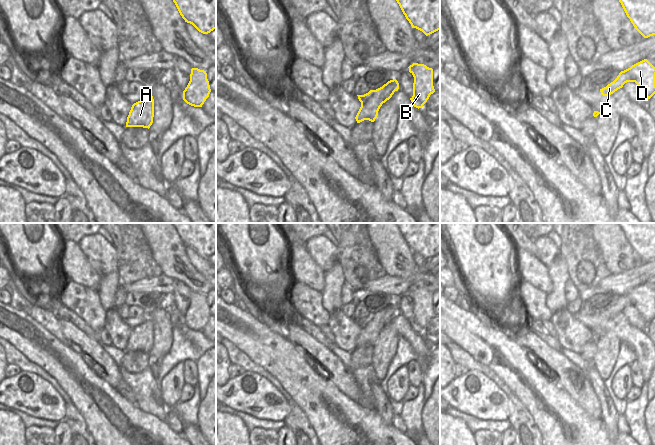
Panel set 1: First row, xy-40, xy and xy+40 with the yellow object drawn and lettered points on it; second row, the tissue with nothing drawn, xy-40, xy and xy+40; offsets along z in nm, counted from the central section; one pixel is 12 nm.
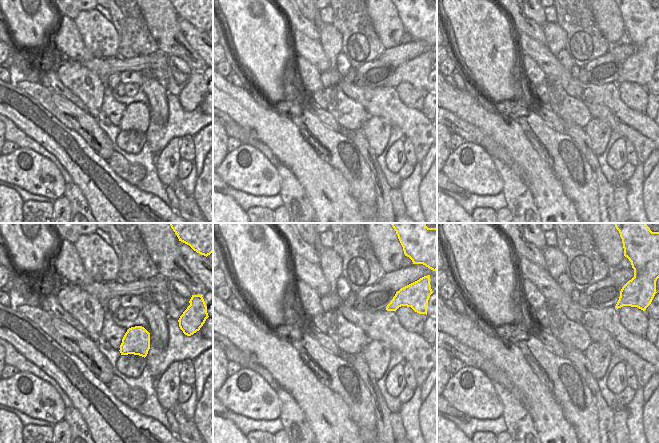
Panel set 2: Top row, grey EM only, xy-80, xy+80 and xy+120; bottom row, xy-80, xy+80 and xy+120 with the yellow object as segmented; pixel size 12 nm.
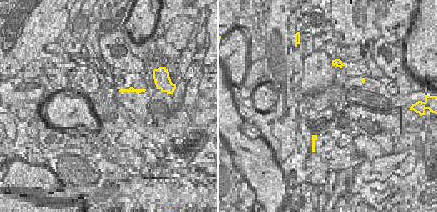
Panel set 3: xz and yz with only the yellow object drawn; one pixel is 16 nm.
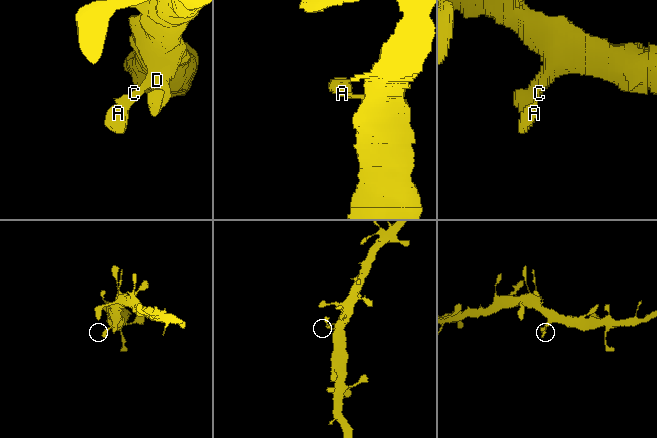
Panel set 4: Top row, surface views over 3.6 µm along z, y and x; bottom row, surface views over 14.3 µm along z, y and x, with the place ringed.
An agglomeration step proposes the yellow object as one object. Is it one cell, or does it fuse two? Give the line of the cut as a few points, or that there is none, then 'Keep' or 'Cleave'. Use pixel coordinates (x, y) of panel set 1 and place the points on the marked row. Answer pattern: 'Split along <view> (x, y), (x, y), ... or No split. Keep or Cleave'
No split. Keep

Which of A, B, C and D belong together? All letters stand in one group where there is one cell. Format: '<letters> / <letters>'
A B C D

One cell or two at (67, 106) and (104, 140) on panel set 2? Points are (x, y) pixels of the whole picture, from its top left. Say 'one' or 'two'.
one

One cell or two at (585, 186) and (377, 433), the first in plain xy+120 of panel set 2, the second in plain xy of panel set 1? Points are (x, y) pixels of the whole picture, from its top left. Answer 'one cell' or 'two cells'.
two cells

